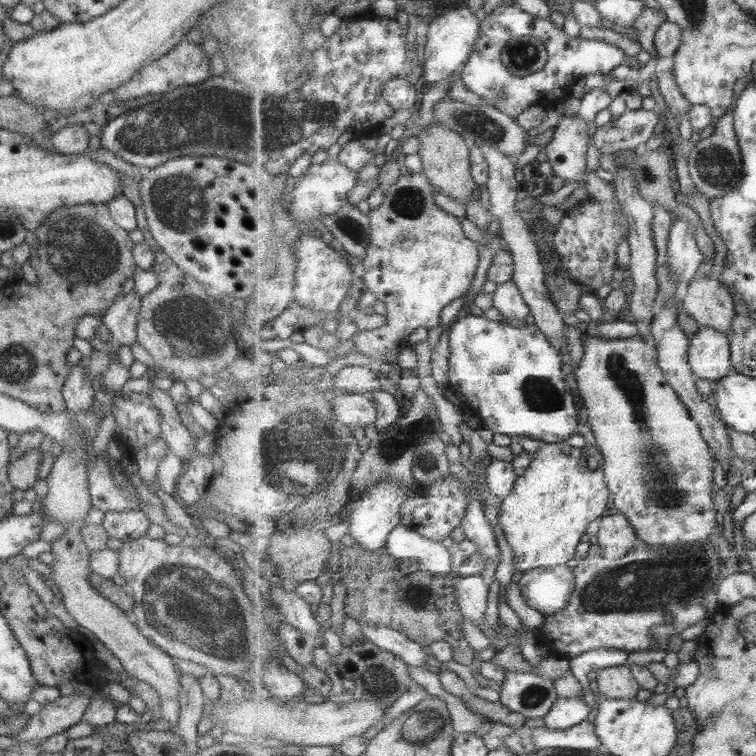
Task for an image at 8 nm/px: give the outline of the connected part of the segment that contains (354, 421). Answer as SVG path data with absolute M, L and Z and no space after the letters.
M343 394L331 399L337 418L352 426L371 426L376 424L378 410L372 397L362 394Z

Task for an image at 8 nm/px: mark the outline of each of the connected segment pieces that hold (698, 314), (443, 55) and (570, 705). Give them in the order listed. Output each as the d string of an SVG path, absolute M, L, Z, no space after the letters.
M710 274L696 277L687 285L687 293L682 300L683 309L700 327L713 327L732 338L735 320L735 300L727 287Z
M467 5L453 7L441 16L435 17L429 24L427 43L424 48L424 78L428 84L451 78L467 64L472 56L473 46L480 37L482 21L479 22L475 11Z
M560 696L544 717L544 729L548 733L562 733L567 727L581 724L595 714L581 697Z

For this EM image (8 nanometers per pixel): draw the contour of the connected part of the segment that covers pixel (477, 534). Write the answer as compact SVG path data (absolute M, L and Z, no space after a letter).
M470 498L463 522L460 524L466 539L477 544L477 553L488 558L488 567L482 572L489 587L493 582L494 574L500 561L500 548L497 542L497 533L492 522L484 511L483 501Z

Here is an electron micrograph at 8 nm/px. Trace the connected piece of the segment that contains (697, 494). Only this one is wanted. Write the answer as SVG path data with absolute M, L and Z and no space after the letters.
M586 333L582 337L584 355L577 365L574 372L578 392L580 394L583 406L587 410L588 426L594 434L596 445L605 457L606 482L609 490L614 496L614 506L617 512L625 514L632 522L633 528L640 541L651 546L682 546L691 545L694 542L705 542L716 532L717 528L717 510L713 504L713 474L715 474L715 464L709 450L708 442L703 438L699 423L692 417L688 406L681 400L672 383L670 383L664 371L659 366L659 351L656 346L651 346L647 342L643 342L640 337L632 337L625 339L607 340L601 335L595 333Z

